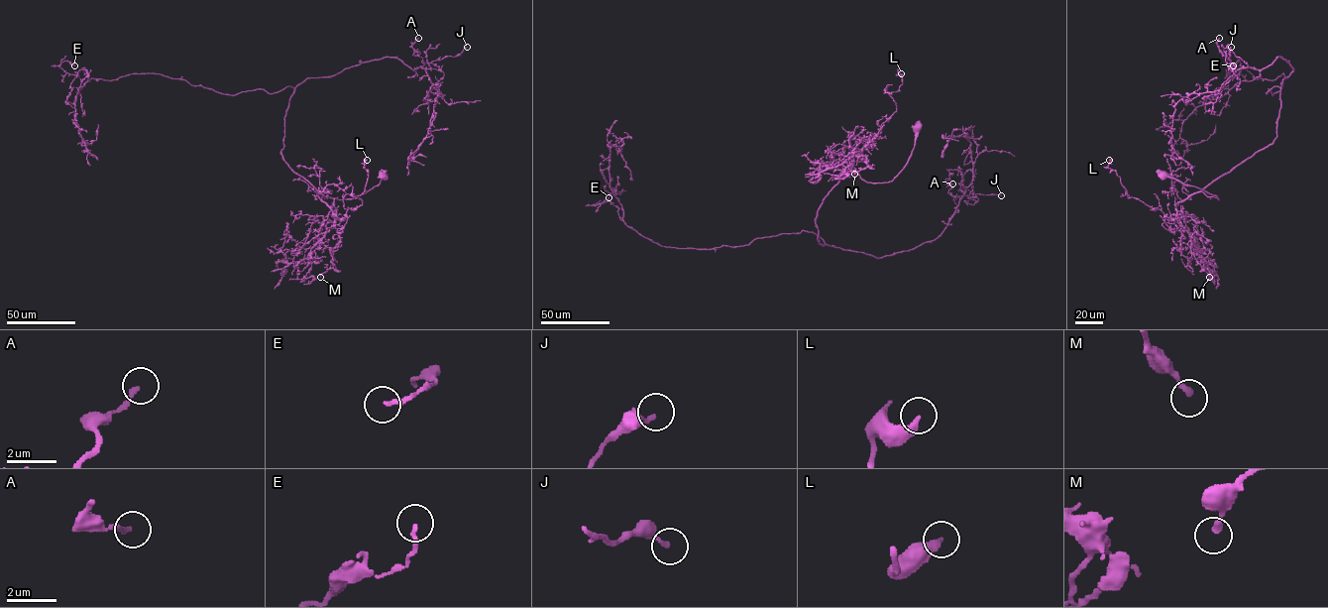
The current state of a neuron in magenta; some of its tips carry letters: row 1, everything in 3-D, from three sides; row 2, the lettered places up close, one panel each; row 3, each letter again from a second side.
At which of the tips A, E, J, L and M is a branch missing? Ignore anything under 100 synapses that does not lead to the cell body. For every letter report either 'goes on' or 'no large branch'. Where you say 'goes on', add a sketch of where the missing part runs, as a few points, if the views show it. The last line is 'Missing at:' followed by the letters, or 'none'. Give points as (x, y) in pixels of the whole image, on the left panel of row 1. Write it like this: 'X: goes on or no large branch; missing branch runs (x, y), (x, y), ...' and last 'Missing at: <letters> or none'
A: no large branch
E: no large branch
J: no large branch
L: no large branch
M: no large branch
Missing at: none

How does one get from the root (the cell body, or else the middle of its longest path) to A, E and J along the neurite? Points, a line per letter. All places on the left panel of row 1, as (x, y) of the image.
A: (383, 176), (353, 198), (324, 196), (283, 160), (285, 111), (307, 78), (384, 57), (422, 66), (418, 38)
E: (383, 176), (336, 199), (296, 174), (281, 153), (290, 86), (230, 95), (59, 66), (74, 65)
J: (383, 176), (365, 193), (336, 199), (296, 174), (281, 153), (294, 89), (384, 57), (430, 68), (467, 47)

